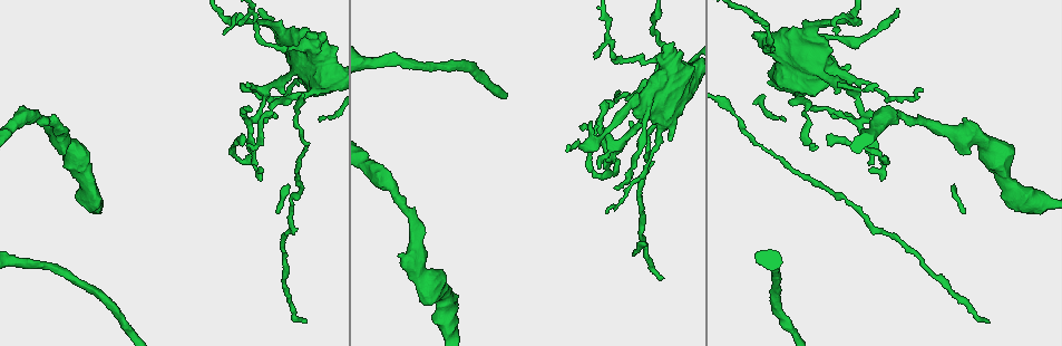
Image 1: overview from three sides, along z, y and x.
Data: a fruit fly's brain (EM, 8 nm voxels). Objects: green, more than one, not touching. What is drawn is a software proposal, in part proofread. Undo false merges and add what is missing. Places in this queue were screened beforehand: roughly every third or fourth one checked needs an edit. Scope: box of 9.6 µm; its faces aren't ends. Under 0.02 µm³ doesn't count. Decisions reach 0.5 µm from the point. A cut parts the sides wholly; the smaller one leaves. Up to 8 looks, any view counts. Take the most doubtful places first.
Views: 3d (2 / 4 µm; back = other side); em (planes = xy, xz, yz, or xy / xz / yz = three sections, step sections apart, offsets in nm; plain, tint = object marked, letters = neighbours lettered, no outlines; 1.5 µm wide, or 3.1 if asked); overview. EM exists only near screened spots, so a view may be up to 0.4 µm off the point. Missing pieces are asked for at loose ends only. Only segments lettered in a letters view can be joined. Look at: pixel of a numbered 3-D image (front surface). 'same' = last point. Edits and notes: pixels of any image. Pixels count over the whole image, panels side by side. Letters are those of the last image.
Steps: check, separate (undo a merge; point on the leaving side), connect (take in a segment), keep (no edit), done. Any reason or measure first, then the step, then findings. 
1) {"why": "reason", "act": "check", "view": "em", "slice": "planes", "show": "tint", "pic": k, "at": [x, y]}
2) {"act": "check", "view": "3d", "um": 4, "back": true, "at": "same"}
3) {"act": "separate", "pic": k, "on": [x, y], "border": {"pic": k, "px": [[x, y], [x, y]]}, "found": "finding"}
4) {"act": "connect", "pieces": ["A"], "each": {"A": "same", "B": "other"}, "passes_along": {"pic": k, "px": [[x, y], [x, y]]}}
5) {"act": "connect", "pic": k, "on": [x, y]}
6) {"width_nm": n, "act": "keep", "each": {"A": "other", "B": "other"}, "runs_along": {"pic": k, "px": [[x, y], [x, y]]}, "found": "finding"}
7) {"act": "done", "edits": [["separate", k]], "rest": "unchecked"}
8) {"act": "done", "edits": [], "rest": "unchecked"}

{"why": "thin end", "act": "check", "view": "em", "slice": "planes", "show": "letters", "pic": 1, "at": [923, 90]}

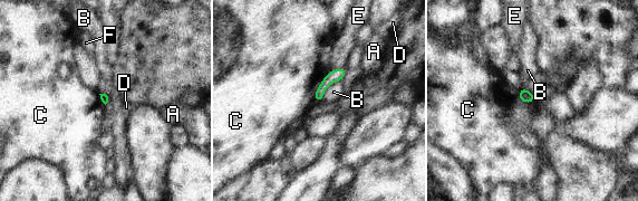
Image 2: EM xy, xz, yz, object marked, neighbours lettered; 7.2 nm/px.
{"act": "keep", "each": {"A": "other", "B": "other", "C": "other", "D": "other", "E": "other", "F": "other"}, "border": {"pic": 2, "px": [[329, 69], [316, 91], [316, 102]]}, "found": "no lettered segment goes on from it"}

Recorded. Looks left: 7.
{"why": "tapers out", "act": "check", "view": "3d", "um": 4, "pic": 1, "at": [307, 321]}

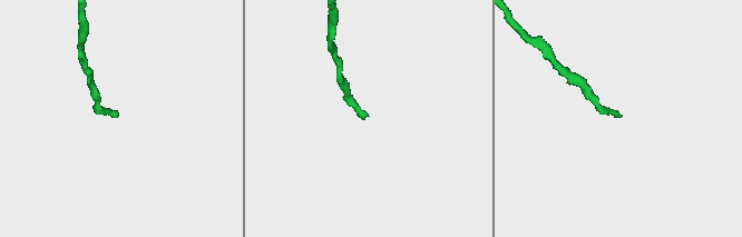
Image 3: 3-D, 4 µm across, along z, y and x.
{"act": "check", "view": "em", "slice": "xz", "step": 8, "show": "tint", "pic": 3, "at": [116, 115]}

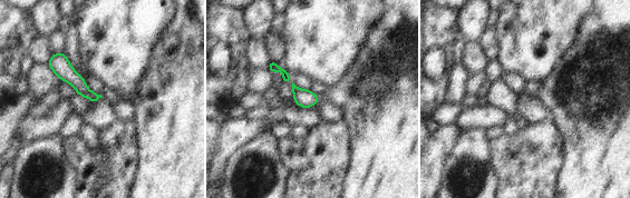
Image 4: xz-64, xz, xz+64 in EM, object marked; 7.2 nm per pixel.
{"why": "what lies round it", "act": "check", "view": "em", "slice": "xz", "step": 8, "show": "letters", "at": "same"}

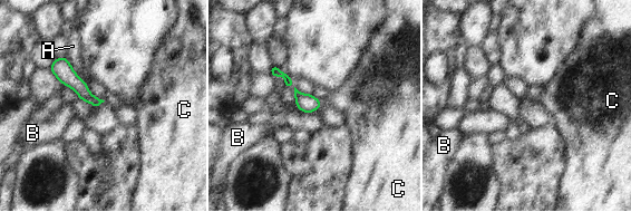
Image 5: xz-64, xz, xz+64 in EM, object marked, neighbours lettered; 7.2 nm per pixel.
{"longest_contact_nm": ["A", 260], "act": "connect", "pieces": ["C"], "each": {"A": "other", "B": "other", "C": "same"}, "found": "the neuron continues"}

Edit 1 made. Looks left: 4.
{"why": "redraw", "act": "check", "view": "overview"}

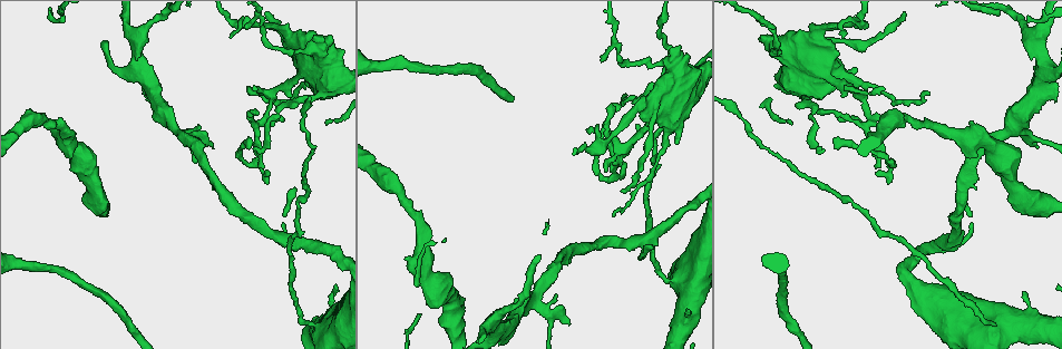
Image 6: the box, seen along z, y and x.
{"why": "an open end", "act": "check", "view": "em", "slice": "xz", "step": 4, "show": "tint", "pic": 6, "at": [846, 88]}

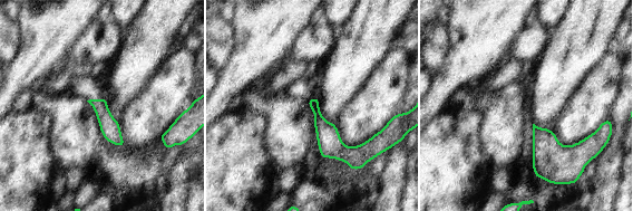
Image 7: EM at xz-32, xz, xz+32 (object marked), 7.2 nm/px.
{"why": "another direction", "act": "check", "view": "em", "slice": "planes", "show": "letters", "at": "same"}

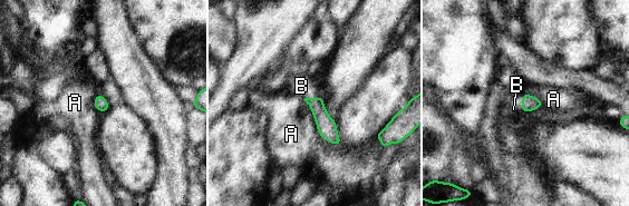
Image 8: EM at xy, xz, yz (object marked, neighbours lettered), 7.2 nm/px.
{"width_nm": 100, "act": "connect", "pieces": ["B"], "each": {"A": "other", "B": "same"}, "found": "it goes on there"}

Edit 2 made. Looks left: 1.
{"act": "done", "edits": [["connect", 5], ["connect", 8]], "rest": "unchecked"}

